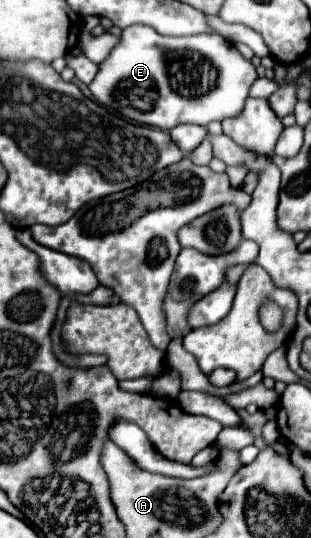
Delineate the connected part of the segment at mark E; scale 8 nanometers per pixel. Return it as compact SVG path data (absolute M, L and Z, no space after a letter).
M132 25L122 31L120 43L112 49L110 57L100 63L100 71L88 87L100 105L118 111L122 117L170 131L180 123L208 125L224 117L240 115L256 77L254 65L244 59L234 45L230 47L222 35L166 37L152 31L148 25Z

